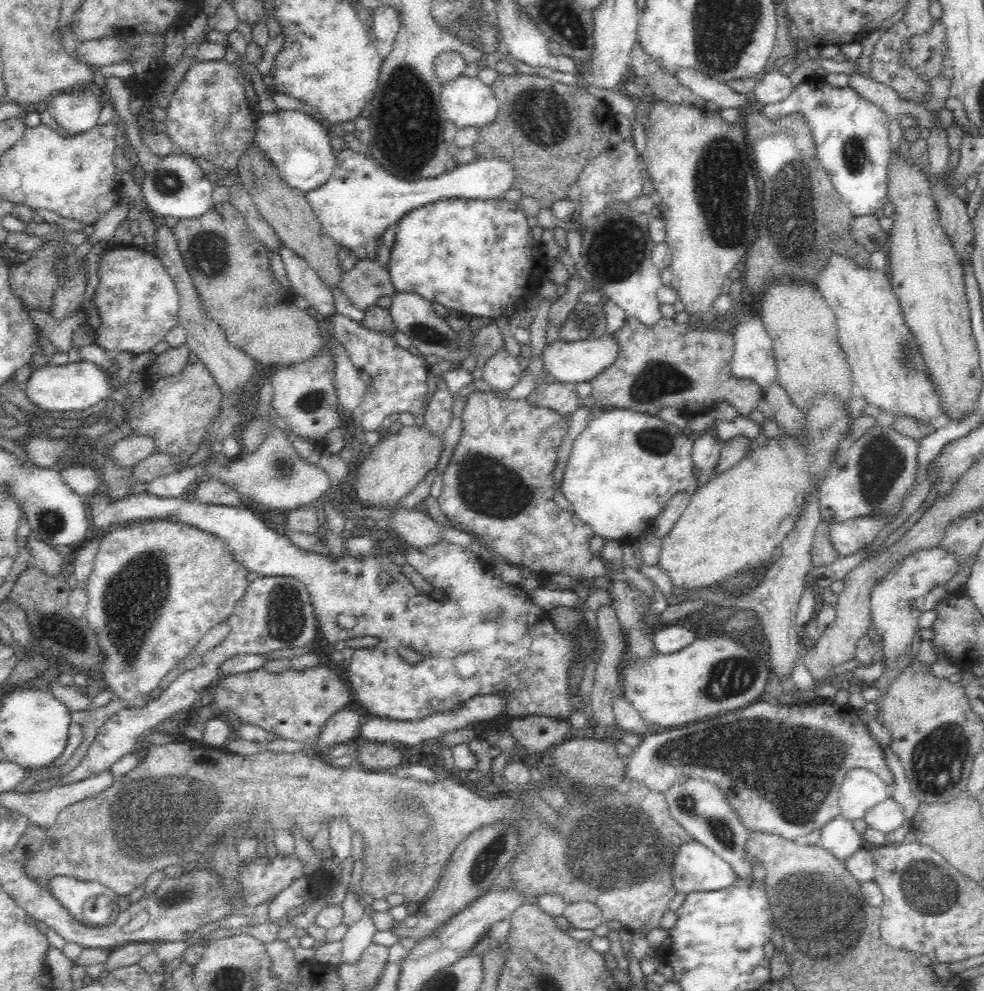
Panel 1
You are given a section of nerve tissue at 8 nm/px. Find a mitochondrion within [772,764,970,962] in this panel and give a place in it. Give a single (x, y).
(927, 887)

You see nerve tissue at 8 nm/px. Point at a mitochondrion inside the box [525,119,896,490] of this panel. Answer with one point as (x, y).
(721, 188)

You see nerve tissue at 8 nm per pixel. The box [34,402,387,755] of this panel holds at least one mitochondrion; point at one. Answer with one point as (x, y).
(141, 591)

